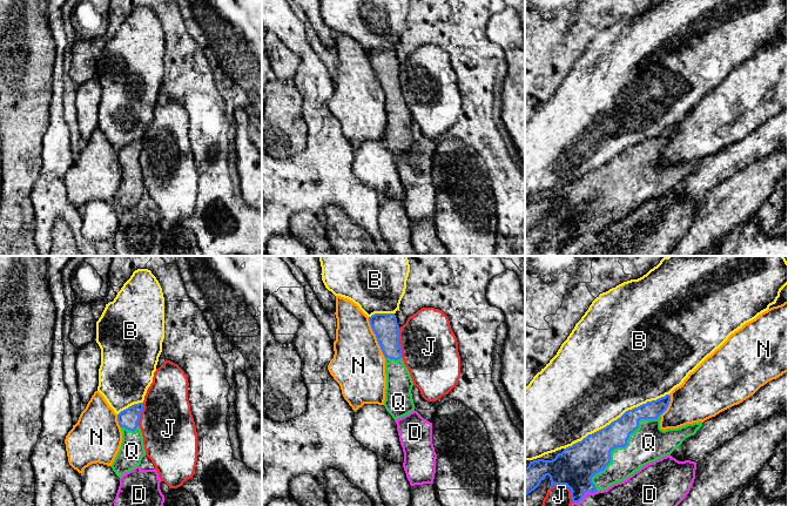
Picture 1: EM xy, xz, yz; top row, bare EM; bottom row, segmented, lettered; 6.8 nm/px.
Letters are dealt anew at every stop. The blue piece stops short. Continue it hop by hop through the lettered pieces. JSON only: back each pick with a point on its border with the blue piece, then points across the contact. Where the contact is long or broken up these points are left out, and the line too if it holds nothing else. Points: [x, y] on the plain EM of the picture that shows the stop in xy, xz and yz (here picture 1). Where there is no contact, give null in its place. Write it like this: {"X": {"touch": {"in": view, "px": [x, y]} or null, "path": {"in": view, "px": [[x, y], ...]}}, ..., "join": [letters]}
{"Q": {"touch": {"in": "yz", "px": [620, 183]}}, "join": ["Q"]}

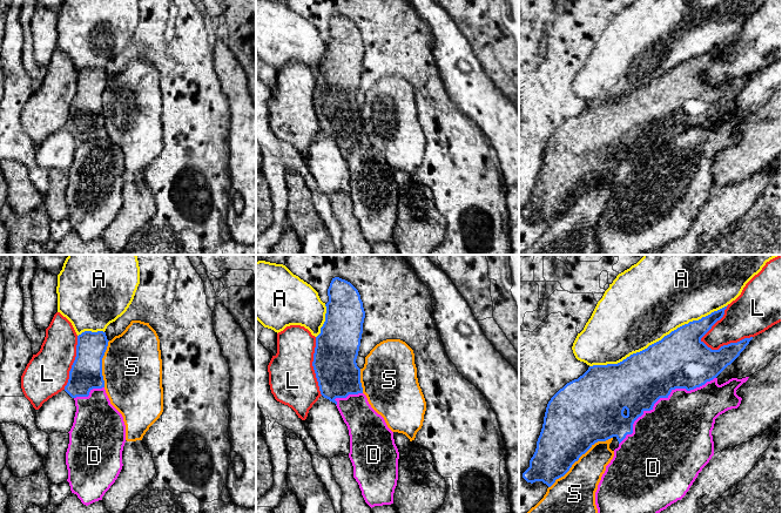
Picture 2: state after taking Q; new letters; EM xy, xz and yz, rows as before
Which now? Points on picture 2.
{"join": []}

